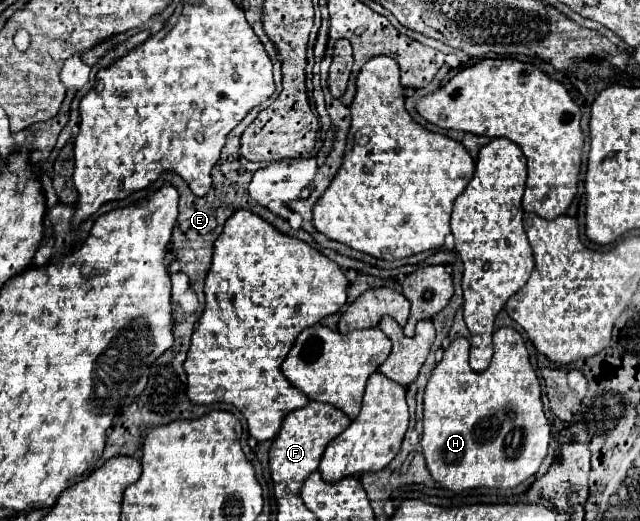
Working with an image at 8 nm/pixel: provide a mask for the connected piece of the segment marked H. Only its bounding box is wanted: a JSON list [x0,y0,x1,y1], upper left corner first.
[423,327,549,493]

